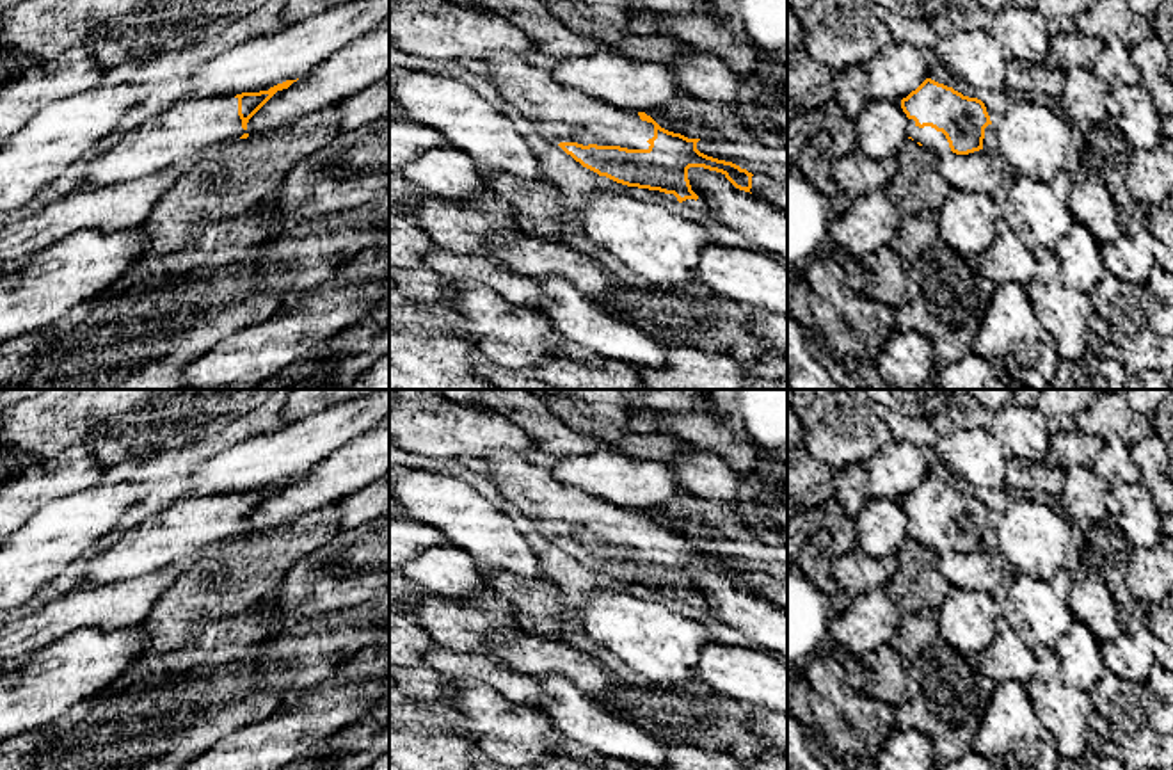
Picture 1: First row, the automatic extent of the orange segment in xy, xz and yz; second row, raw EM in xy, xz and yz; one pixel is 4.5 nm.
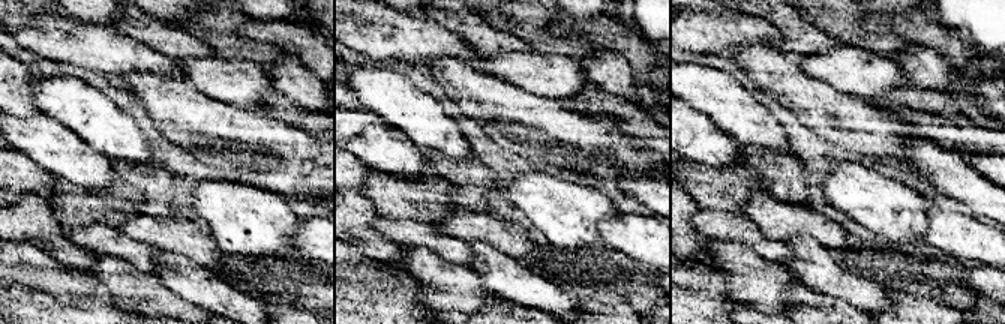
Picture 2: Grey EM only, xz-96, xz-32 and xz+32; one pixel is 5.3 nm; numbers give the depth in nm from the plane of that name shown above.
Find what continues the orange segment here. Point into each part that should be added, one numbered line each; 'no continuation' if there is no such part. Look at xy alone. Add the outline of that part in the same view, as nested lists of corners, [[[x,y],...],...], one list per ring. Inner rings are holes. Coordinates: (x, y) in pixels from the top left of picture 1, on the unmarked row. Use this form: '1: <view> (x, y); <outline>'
1: xy (176, 536); [[[188,496],[128,528],[108,549],[87,557],[85,585],[108,585],[169,565],[187,565],[245,532],[238,496]]]

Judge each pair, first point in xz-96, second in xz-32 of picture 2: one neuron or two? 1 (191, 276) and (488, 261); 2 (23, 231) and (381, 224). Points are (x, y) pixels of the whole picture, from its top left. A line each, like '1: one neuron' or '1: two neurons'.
1: one neuron
2: two neurons

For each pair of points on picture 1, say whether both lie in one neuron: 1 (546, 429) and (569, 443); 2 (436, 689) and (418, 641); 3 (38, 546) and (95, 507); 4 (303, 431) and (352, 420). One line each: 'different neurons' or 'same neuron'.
1: same neuron
2: same neuron
3: same neuron
4: same neuron

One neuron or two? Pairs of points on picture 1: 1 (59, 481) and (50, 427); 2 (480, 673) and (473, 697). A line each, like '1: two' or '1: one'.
1: two
2: two

